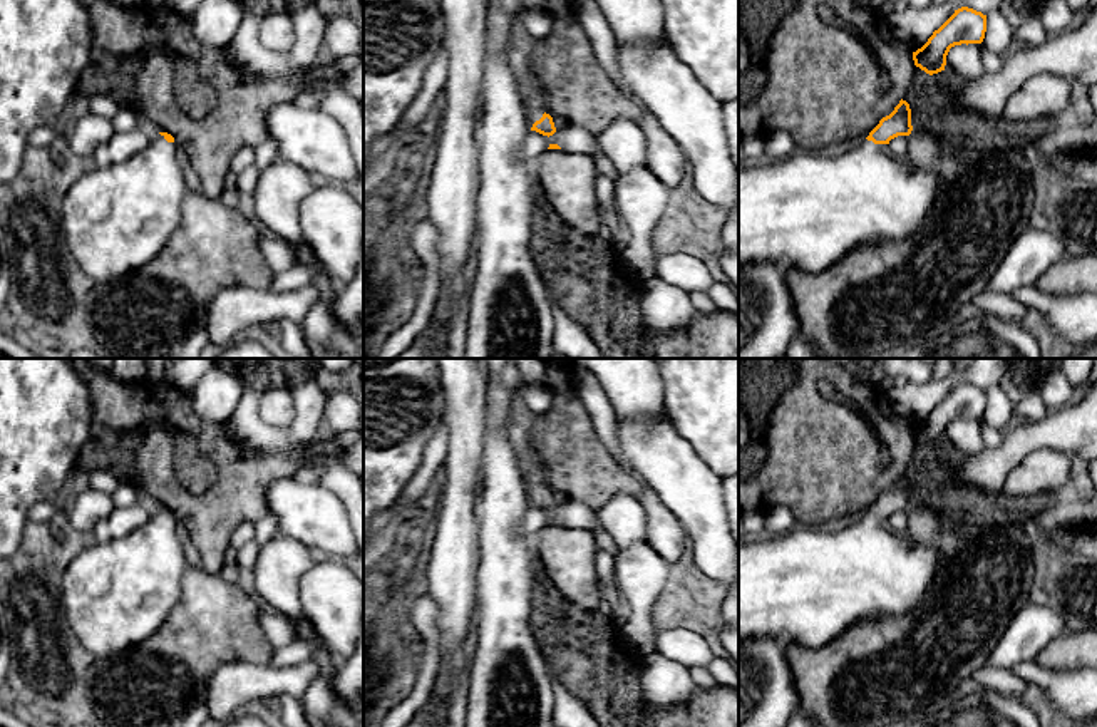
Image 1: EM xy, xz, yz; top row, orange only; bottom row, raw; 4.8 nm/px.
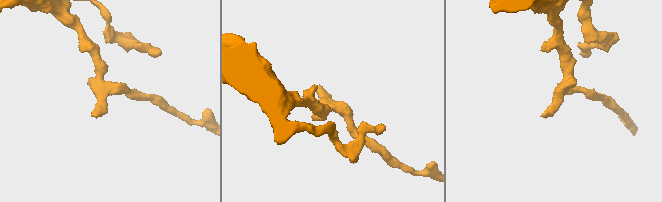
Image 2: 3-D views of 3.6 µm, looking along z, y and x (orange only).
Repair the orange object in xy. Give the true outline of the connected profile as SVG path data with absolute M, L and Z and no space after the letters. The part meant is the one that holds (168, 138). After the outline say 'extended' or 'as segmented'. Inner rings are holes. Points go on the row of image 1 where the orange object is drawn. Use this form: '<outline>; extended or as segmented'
M154 132L142 152L82 174L67 191L62 203L65 243L94 283L112 281L144 266L179 226L188 186L176 152L171 134Z; extended

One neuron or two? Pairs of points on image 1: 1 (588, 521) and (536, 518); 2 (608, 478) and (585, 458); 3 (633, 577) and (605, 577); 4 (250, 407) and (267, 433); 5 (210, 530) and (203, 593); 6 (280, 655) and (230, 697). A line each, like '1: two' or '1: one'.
1: one
2: one
3: two
4: one
5: two
6: two

